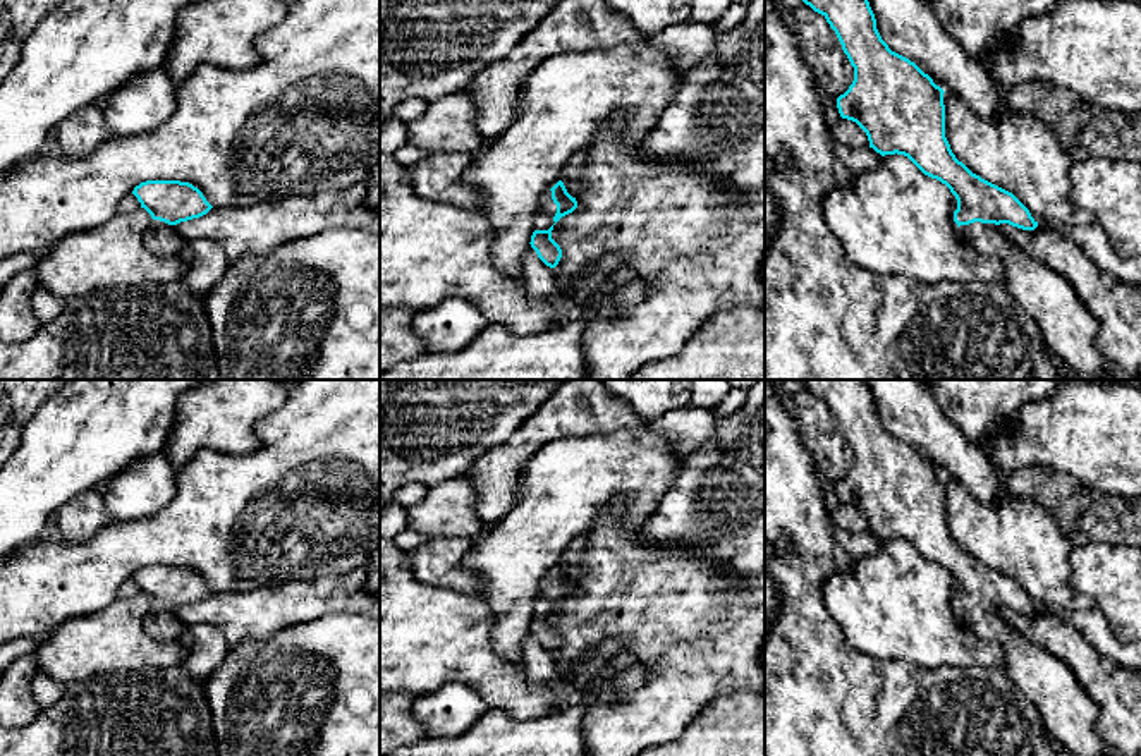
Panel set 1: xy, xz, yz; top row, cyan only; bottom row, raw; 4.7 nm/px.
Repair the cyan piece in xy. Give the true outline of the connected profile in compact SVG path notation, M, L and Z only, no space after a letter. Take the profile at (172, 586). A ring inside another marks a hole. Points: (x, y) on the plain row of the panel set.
M146 565L136 570L132 579L153 603L143 627L158 641L179 641L186 624L174 612L199 603L213 593L198 572L180 565Z

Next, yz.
M864 380L797 381L827 404L854 452L852 469L837 483L840 502L856 507L866 517L869 533L882 541L904 540L924 560L950 574L957 584L954 607L959 612L961 625L983 641L993 641L1004 648L1007 675L1033 703L1050 735L1069 756L1105 756L1108 746L1095 734L1096 706L1076 680L1074 672L1060 658L1029 643L998 613L1000 608L1009 608L1022 615L1034 615L1038 607L1012 577L973 558L952 538L945 522L945 476L914 447L888 433L876 414L875 399Z

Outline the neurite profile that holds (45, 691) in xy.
M36 674L33 679L33 698L40 708L48 708L55 704L64 692L64 684L55 682L53 679Z

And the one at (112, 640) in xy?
M144 593L131 598L119 596L100 612L62 622L36 643L33 655L38 672L65 686L95 675L179 665L186 656L186 646L180 641L158 641L144 632L148 600Z

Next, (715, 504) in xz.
M765 380L747 390L746 402L732 416L717 421L701 448L682 457L675 479L639 529L639 540L655 548L687 545L710 562L727 567L737 579L753 579L765 572Z

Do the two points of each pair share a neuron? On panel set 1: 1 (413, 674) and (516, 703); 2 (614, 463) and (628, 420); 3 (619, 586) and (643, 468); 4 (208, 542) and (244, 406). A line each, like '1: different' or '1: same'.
1: same
2: different
3: different
4: different

